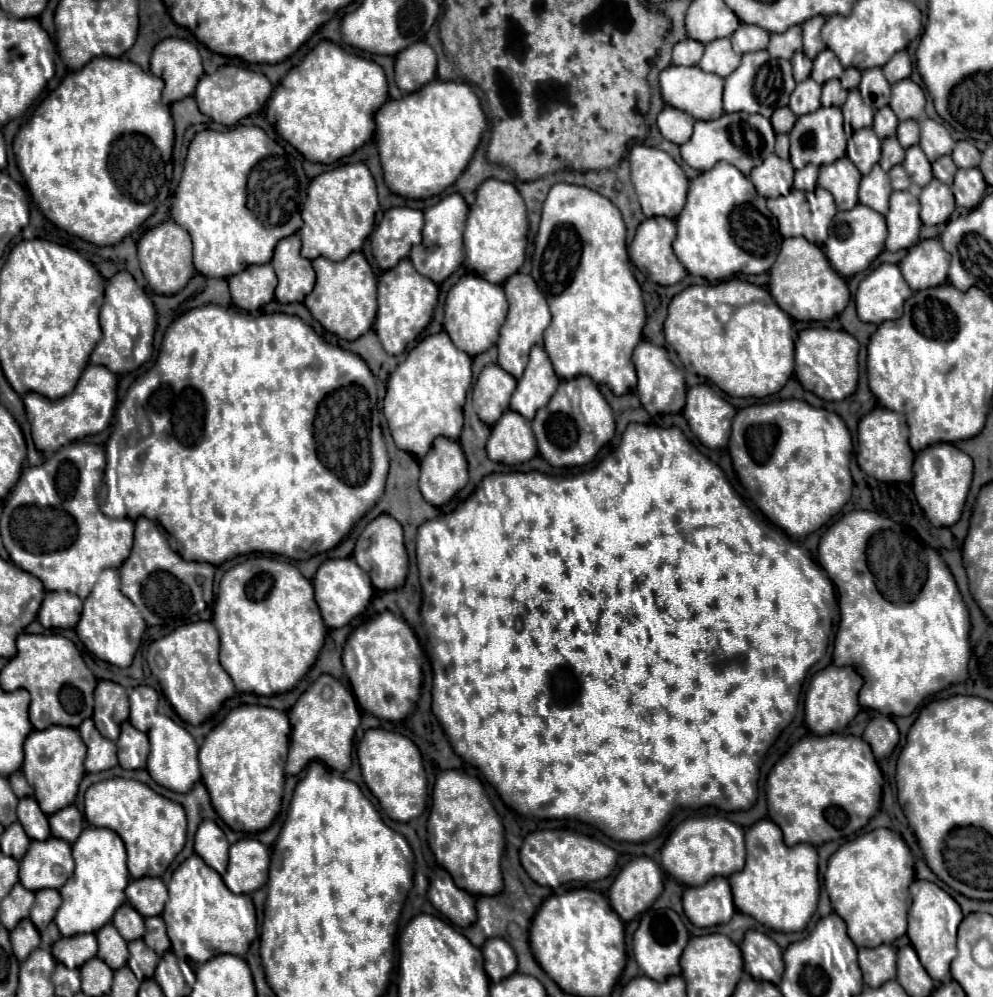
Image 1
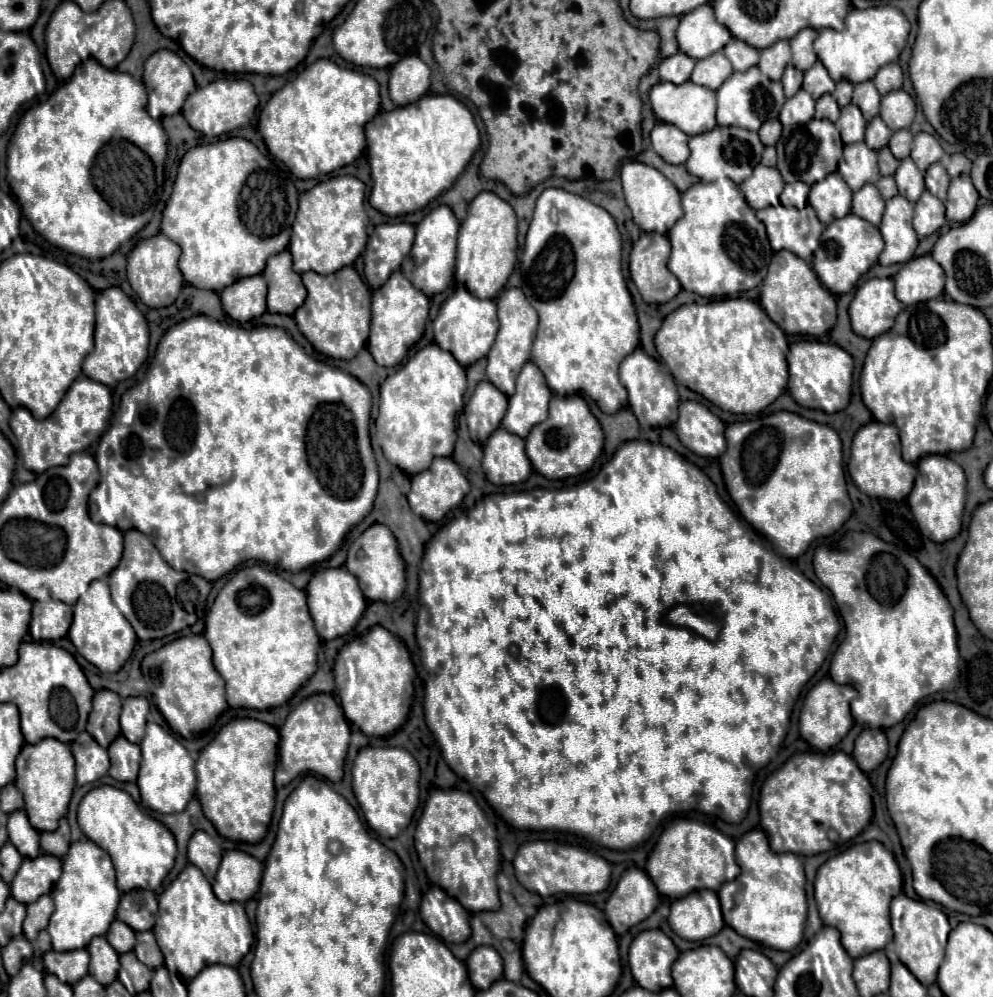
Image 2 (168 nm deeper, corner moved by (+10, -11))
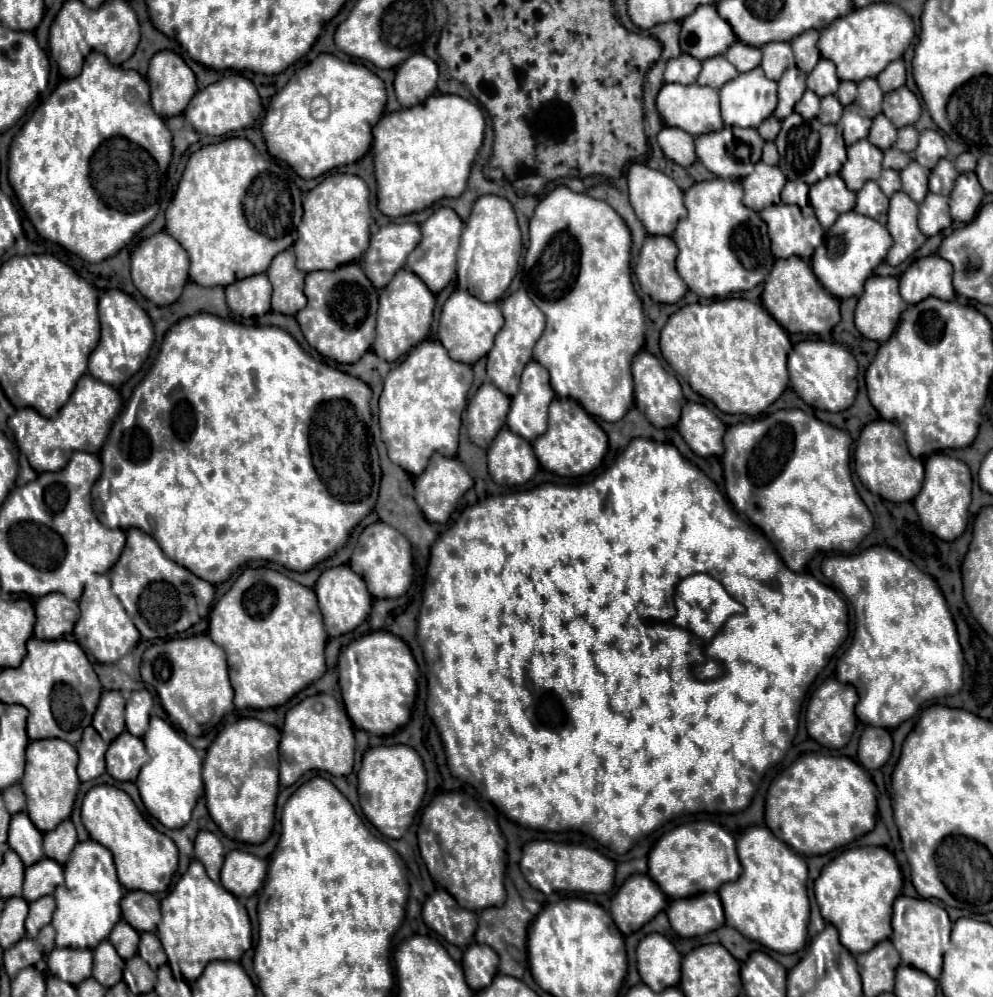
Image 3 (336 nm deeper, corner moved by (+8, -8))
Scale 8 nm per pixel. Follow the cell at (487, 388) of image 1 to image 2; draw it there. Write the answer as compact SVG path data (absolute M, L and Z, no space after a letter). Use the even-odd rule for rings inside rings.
M479 382L473 396L465 404L465 418L471 440L475 444L485 444L489 434L499 426L505 410L507 396L503 396L503 392L499 392L491 382Z

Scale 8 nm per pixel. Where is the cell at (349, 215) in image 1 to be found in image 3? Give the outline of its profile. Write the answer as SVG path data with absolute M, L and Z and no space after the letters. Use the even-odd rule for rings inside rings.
M335 173L329 175L325 181L321 181L315 189L305 193L303 197L303 217L297 227L297 241L293 245L295 257L297 257L297 269L309 273L319 269L337 269L339 265L347 265L357 261L367 245L369 245L369 223L371 223L371 211L369 211L369 189L367 183L349 173Z

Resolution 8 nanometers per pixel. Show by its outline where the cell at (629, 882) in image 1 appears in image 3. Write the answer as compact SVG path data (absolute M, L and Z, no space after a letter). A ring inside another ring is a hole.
M635 873L619 887L611 899L611 917L623 935L631 935L647 921L651 921L667 905L667 897L657 889L649 875Z

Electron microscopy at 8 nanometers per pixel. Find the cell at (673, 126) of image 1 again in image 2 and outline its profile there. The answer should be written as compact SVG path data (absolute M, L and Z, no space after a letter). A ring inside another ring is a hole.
M657 122L651 132L655 152L669 164L683 164L689 158L689 136L673 124Z

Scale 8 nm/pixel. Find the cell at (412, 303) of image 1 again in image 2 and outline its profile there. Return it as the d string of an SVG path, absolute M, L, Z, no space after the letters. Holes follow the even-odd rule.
M395 270L389 276L387 284L373 292L371 312L373 320L367 348L379 366L397 366L425 330L425 322L429 318L429 298L413 288L413 284L401 274L401 270Z

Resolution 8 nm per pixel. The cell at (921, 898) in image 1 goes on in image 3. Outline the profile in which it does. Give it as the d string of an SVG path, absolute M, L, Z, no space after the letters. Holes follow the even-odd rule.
M899 895L893 903L892 930L891 941L901 955L902 964L921 969L923 973L929 973L929 977L937 979L943 967L943 949L947 949L950 943L951 920L947 911L929 899Z

